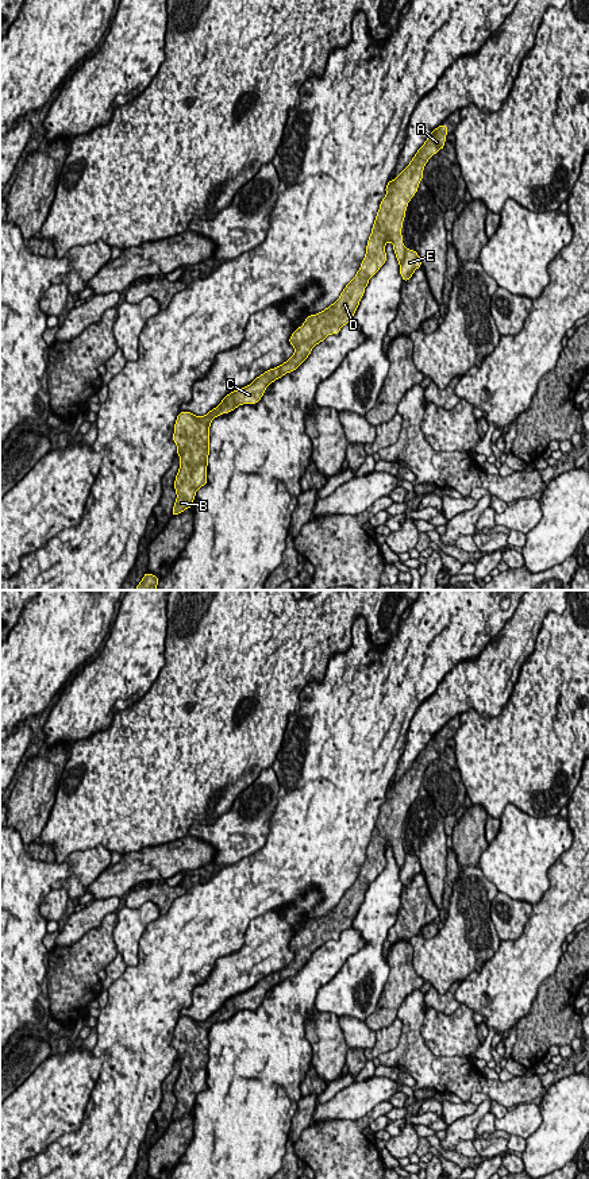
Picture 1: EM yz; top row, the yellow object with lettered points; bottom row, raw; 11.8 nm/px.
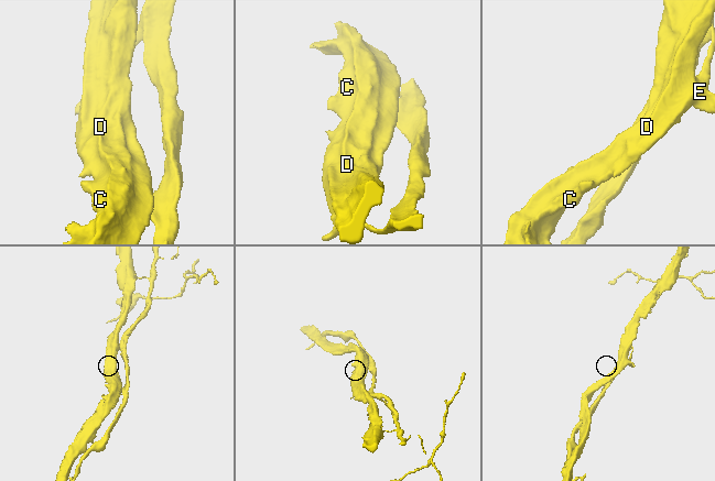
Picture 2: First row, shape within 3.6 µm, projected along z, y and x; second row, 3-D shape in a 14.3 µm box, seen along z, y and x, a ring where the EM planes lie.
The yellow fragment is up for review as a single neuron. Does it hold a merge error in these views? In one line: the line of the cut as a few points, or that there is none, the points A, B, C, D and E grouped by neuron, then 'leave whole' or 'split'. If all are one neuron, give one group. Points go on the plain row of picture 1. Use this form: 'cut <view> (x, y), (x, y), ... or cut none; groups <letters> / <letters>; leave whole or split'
cut yz (405, 854), (400, 871); groups A B C D / E; split

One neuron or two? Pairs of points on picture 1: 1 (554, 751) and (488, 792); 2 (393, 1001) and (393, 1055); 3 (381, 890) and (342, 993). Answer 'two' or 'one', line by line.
1: one
2: two
3: one

